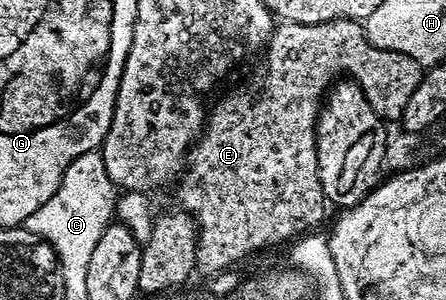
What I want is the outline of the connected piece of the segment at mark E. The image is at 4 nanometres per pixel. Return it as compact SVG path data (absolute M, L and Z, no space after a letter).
M335 19L327 23L315 23L314 25L300 25L299 23L291 23L290 21L278 24L274 28L273 34L269 36L269 44L263 50L263 58L265 57L265 78L261 81L261 90L258 91L257 97L252 97L249 93L241 93L238 97L229 97L222 103L218 109L210 108L205 118L204 126L201 130L200 137L189 147L188 154L185 158L184 170L176 182L177 201L184 212L192 215L197 223L199 230L197 234L197 268L198 274L202 273L205 279L212 279L218 274L232 270L236 261L241 261L244 257L249 257L252 253L257 253L260 249L269 249L272 245L281 245L292 242L294 239L301 237L310 231L316 230L317 225L325 217L325 209L327 210L327 202L325 200L325 192L321 186L321 180L317 174L317 114L323 104L323 98L328 94L331 86L342 75L348 75L363 91L363 95L367 99L367 103L371 103L371 107L386 122L400 122L401 116L407 101L414 94L416 87L419 86L423 67L419 63L415 63L415 59L411 59L402 53L395 51L387 51L375 47L365 37L365 31L362 22L348 21L347 19Z

